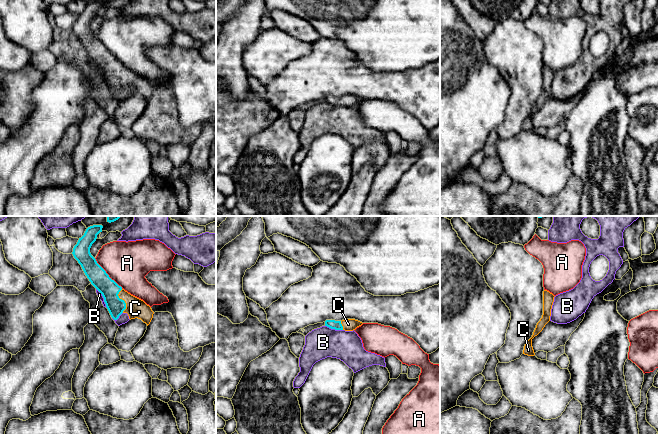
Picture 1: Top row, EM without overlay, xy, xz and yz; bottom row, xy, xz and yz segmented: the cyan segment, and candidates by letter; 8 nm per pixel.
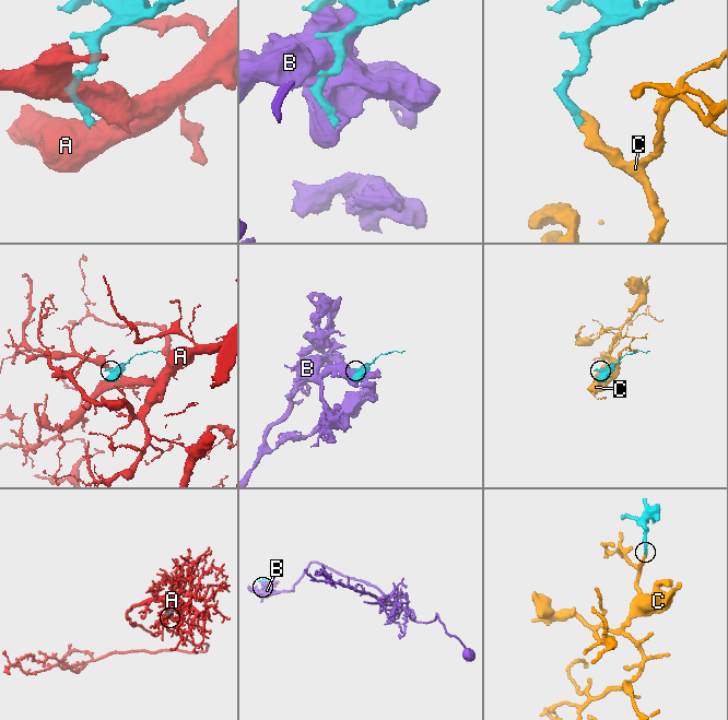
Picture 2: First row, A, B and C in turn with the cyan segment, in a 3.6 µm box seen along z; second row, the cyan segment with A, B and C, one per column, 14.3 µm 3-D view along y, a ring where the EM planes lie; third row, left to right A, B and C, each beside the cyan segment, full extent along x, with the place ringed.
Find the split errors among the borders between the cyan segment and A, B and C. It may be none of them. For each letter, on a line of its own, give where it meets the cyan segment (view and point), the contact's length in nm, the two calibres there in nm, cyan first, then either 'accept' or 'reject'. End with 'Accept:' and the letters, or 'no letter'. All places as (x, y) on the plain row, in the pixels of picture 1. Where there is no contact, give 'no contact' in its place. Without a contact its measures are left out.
A: xy (107, 50) | 340 nm | 150/360 nm | reject
B: xy (103, 73) | 180 nm | 150/40 nm | reject
C: xy (123, 76) | 190 nm | 150/160 nm | accept
Accept: C

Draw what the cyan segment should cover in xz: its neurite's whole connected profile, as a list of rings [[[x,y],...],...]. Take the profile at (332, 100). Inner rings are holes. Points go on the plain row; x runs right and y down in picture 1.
[[[345,95],[342,97],[326,96],[325,102],[335,106],[353,107],[363,99],[355,95]]]

